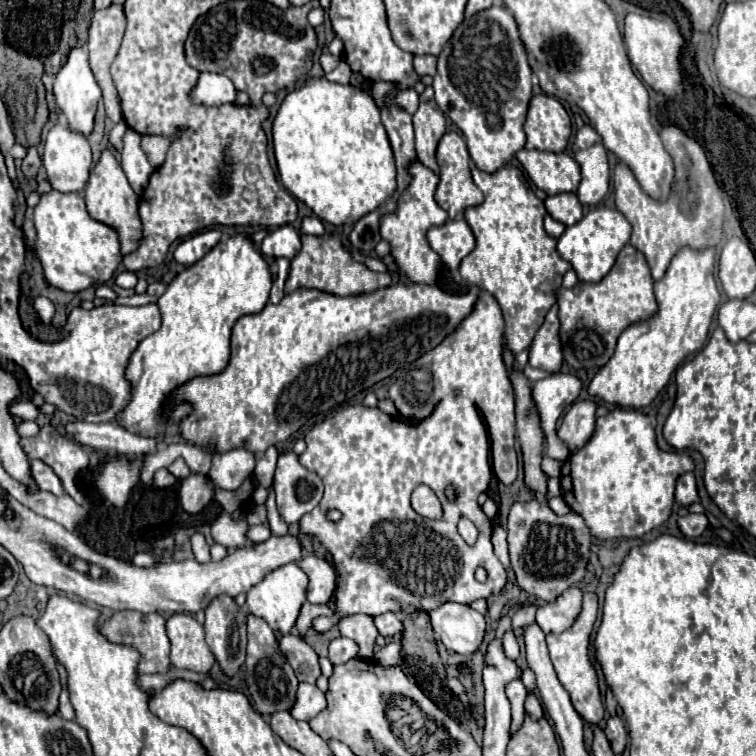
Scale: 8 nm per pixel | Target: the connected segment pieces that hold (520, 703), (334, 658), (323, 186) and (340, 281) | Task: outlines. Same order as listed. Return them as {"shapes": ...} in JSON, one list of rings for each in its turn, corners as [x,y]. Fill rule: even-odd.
{"shapes":[[[[516,678],[508,684],[506,688],[508,692],[508,698],[510,698],[510,704],[512,704],[512,726],[510,726],[510,736],[516,734],[520,730],[520,726],[524,724],[524,700],[528,696],[524,684]]],[[[340,636],[340,638],[336,638],[336,640],[330,642],[330,654],[328,654],[328,658],[330,658],[332,664],[344,664],[344,662],[356,658],[356,654],[358,654],[358,646],[350,638],[342,638]]],[[[308,78],[300,88],[288,92],[272,124],[274,154],[284,188],[302,200],[312,212],[334,226],[356,224],[362,216],[376,210],[396,192],[396,164],[390,140],[380,124],[380,110],[372,96],[352,84],[336,84],[326,78]]],[[[326,232],[322,236],[302,234],[300,238],[302,238],[302,250],[290,262],[286,292],[294,292],[298,288],[316,288],[338,296],[350,296],[360,292],[374,292],[392,282],[388,272],[372,272],[366,264],[354,260],[352,254],[346,250],[342,236],[338,232]]]]}

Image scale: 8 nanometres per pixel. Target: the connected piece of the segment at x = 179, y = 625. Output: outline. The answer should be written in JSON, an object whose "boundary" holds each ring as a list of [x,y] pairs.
{"boundary":[[[174,614],[166,622],[168,638],[172,642],[170,662],[176,668],[206,674],[214,664],[212,650],[204,640],[204,628],[190,614]]]}

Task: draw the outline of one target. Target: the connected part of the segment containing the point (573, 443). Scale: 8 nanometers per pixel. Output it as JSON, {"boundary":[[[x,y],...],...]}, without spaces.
{"boundary":[[[578,400],[564,414],[562,424],[558,428],[558,438],[562,438],[572,452],[576,448],[582,448],[590,440],[594,432],[596,408],[598,404],[594,400]]]}

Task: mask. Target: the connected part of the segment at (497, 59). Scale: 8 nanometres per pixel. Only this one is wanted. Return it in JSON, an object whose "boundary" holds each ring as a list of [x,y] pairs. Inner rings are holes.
{"boundary":[[[492,6],[470,18],[466,18],[446,42],[438,56],[438,74],[434,76],[434,94],[440,110],[452,118],[452,122],[464,132],[468,144],[468,154],[480,170],[494,172],[502,168],[520,148],[524,148],[526,134],[522,130],[528,102],[532,98],[532,70],[526,60],[522,40],[516,30],[514,16],[502,8]]]}

